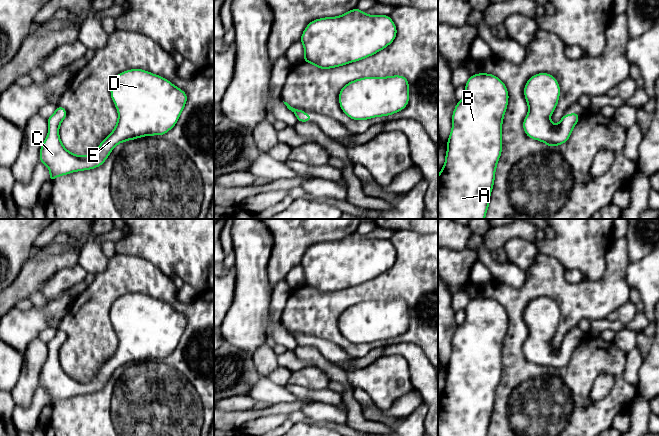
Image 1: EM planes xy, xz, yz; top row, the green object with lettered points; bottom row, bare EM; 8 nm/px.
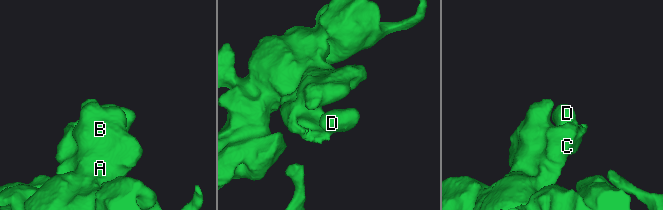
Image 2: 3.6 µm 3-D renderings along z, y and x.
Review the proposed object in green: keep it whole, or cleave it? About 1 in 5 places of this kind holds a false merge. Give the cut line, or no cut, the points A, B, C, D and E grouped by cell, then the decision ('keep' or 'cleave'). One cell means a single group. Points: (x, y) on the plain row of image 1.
no cut; A B C D E; keep

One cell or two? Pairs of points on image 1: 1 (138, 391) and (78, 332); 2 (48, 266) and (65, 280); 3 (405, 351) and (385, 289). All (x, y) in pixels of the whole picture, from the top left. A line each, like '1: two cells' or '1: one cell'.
1: one cell
2: two cells
3: two cells

